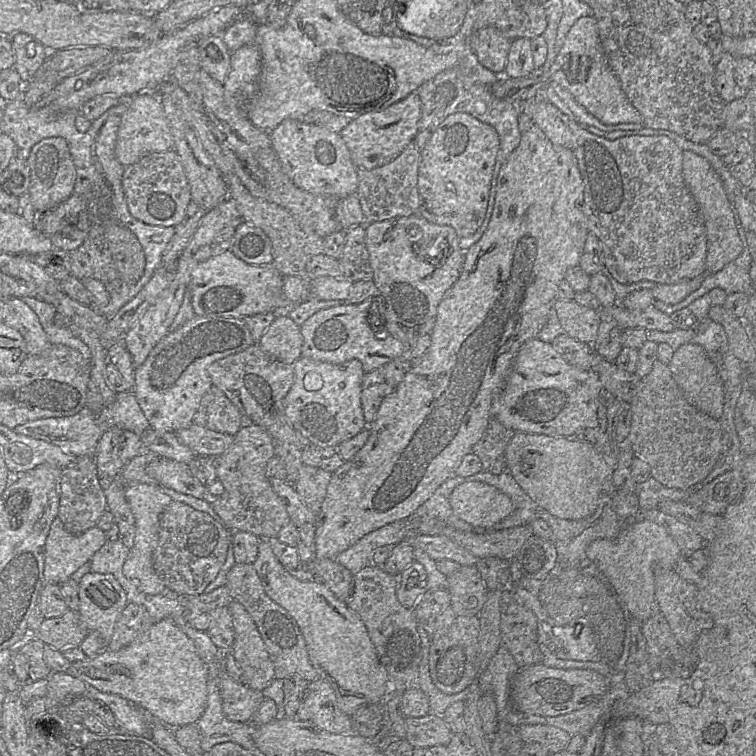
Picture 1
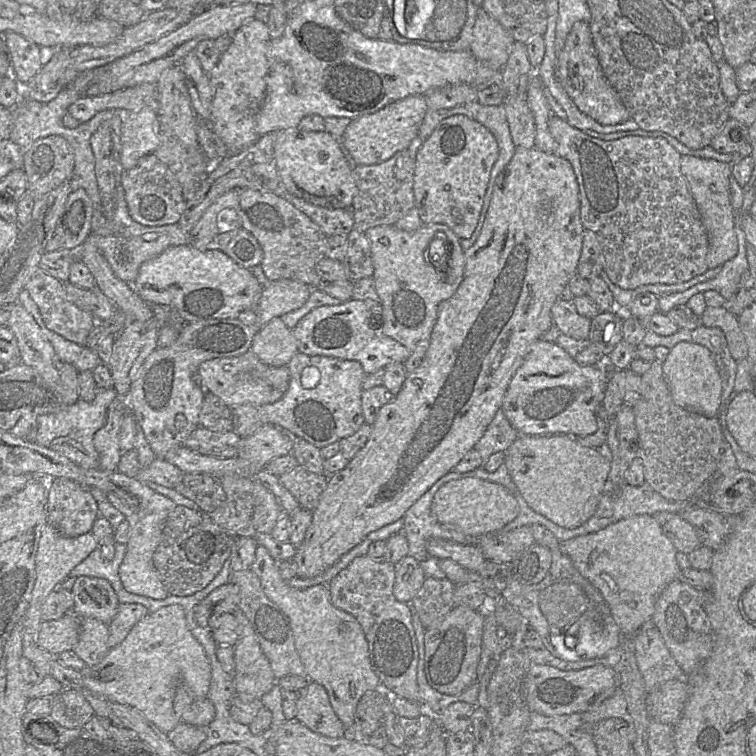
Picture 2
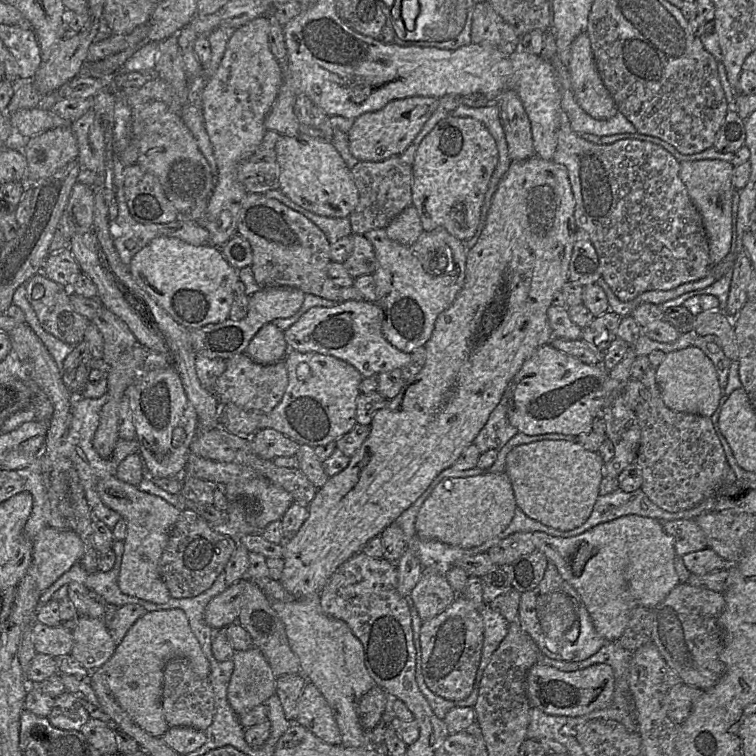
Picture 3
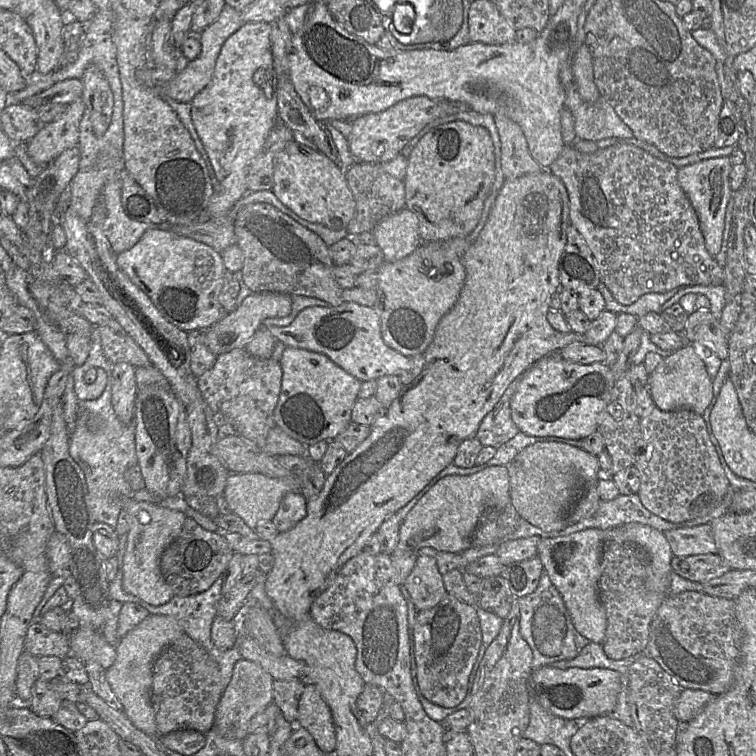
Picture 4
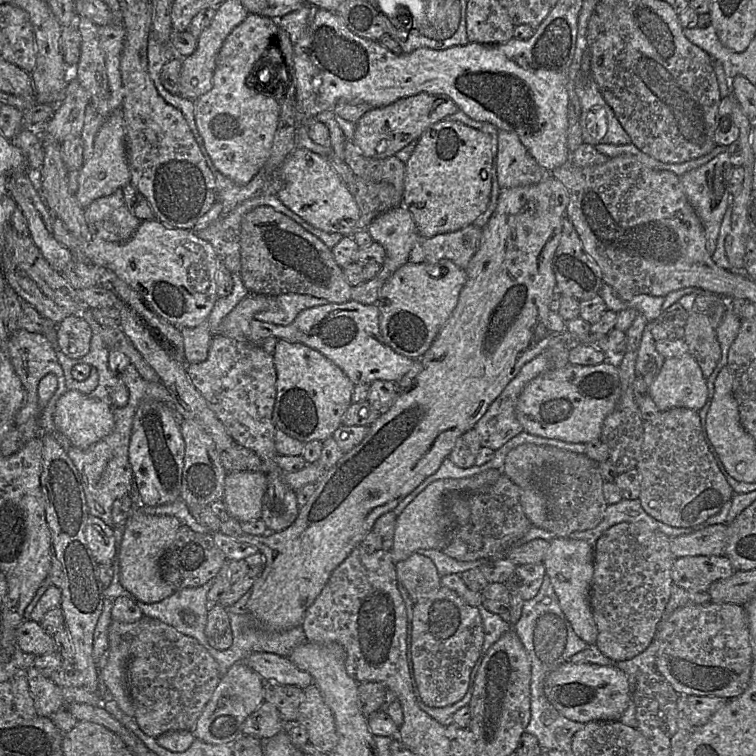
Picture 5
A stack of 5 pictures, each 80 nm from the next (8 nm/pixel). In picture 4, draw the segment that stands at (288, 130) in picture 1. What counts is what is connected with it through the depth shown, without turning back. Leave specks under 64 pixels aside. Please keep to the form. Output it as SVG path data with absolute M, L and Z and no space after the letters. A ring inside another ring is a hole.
M292 140L276 156L274 184L271 191L287 208L308 222L322 224L332 230L347 229L355 216L356 203L346 180L346 171L318 149L312 149Z

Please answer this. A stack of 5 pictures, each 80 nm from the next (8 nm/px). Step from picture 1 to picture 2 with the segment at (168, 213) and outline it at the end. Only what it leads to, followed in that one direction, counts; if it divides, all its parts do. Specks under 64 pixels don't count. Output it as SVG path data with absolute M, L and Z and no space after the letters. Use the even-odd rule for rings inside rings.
M154 154L140 159L138 164L124 170L121 176L127 208L132 219L144 226L176 224L186 207L183 189L177 178Z

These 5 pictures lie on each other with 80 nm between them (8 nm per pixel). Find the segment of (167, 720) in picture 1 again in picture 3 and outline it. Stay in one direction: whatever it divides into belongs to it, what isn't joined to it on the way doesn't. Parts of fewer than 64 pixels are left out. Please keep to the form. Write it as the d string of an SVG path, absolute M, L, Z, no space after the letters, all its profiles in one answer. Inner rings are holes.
M178 608L146 612L131 626L111 658L89 672L93 672L94 682L102 682L107 687L138 726L161 738L169 729L162 707L164 668L168 661L177 657L186 658L200 678L209 676L209 660L190 629L185 612Z

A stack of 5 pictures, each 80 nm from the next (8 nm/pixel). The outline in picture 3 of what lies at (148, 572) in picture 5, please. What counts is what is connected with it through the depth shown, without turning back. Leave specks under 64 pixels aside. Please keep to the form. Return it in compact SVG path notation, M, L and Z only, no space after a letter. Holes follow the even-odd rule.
M116 476L98 481L96 491L101 501L118 512L127 525L124 552L118 576L120 590L154 604L166 603L170 593L159 574L159 560L167 545L170 532L181 511L164 499L139 490L137 486L125 483Z

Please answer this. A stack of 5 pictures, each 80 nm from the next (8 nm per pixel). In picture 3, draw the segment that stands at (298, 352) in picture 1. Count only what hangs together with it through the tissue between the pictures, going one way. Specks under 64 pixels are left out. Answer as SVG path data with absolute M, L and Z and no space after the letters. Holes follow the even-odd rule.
M269 322L262 326L251 339L246 353L258 363L271 364L282 361L289 350L284 331Z

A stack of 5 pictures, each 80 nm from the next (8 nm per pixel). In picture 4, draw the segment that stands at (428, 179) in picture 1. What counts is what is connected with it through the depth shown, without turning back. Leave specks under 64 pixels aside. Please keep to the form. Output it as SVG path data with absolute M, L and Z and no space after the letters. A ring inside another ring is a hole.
M453 121L438 125L427 132L414 147L408 157L405 179L405 208L412 211L418 220L419 234L422 242L446 241L453 238L466 238L476 228L484 208L485 200L495 180L495 153L494 145L487 129L474 126L464 121Z

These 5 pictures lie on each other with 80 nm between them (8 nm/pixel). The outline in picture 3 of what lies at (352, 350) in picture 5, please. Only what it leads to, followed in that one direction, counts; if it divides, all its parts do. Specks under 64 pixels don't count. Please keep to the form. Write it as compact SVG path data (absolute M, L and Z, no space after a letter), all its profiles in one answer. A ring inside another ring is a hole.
M347 300L334 307L314 306L292 326L284 330L290 349L331 355L353 365L364 378L403 368L411 354L393 346L383 335L384 313L375 303L366 300Z

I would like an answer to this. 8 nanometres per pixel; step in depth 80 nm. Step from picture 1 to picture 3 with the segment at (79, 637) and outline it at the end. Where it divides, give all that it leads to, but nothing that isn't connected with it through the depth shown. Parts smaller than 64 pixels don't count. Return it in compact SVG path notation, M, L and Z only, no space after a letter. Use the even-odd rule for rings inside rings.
M36 622L33 626L33 642L36 653L62 657L71 653L73 631L61 625L50 627Z

